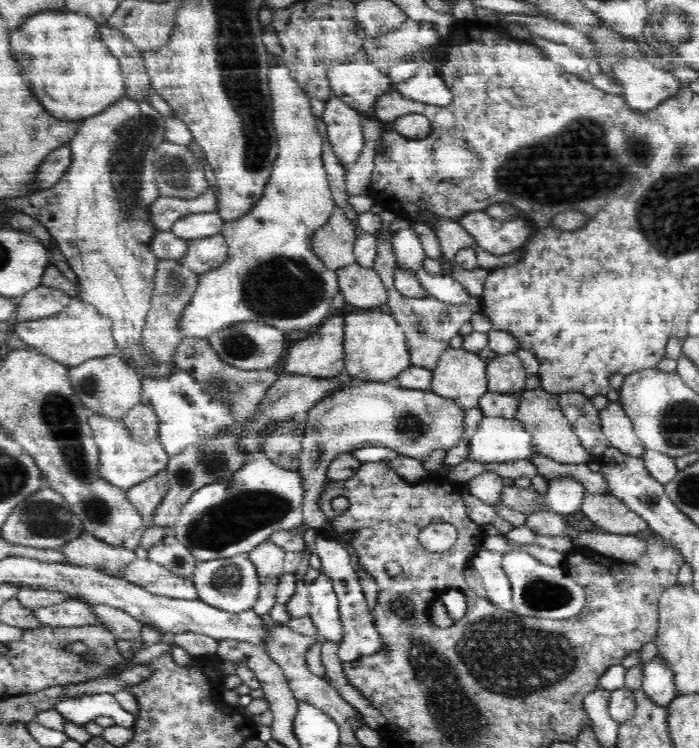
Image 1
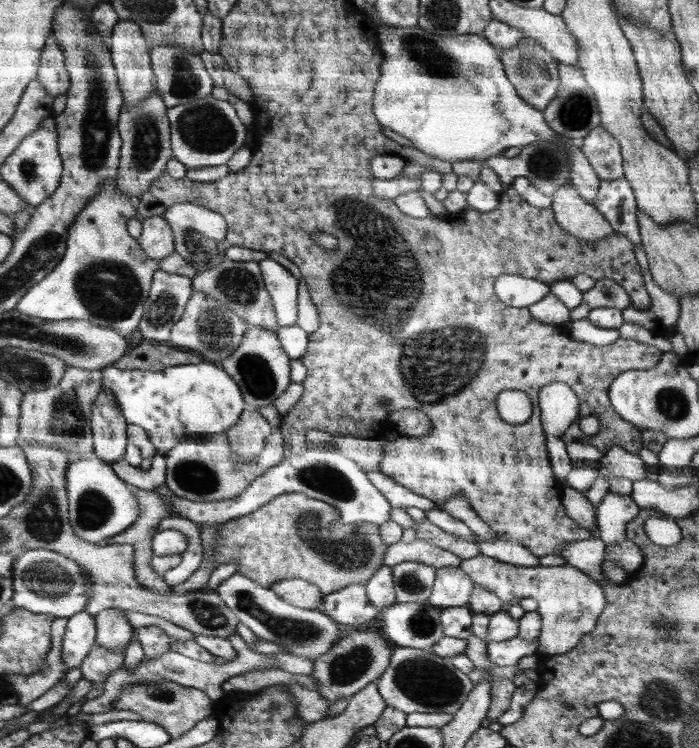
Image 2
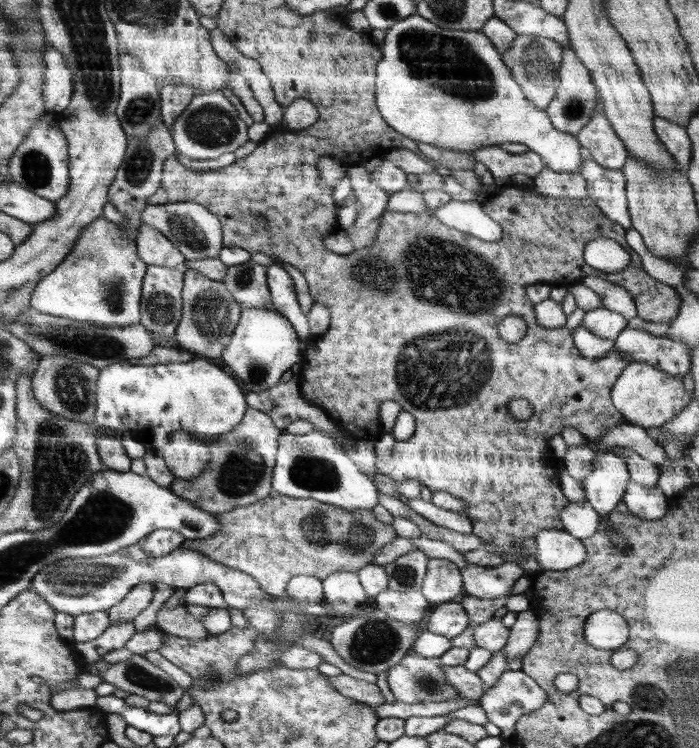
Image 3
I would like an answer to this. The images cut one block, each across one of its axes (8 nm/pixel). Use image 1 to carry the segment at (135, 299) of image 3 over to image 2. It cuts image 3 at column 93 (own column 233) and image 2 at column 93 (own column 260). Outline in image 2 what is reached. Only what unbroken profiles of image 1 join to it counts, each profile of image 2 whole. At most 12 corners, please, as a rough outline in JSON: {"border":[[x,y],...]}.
{"border":[[110,179],[17,304],[130,336],[158,264]]}

